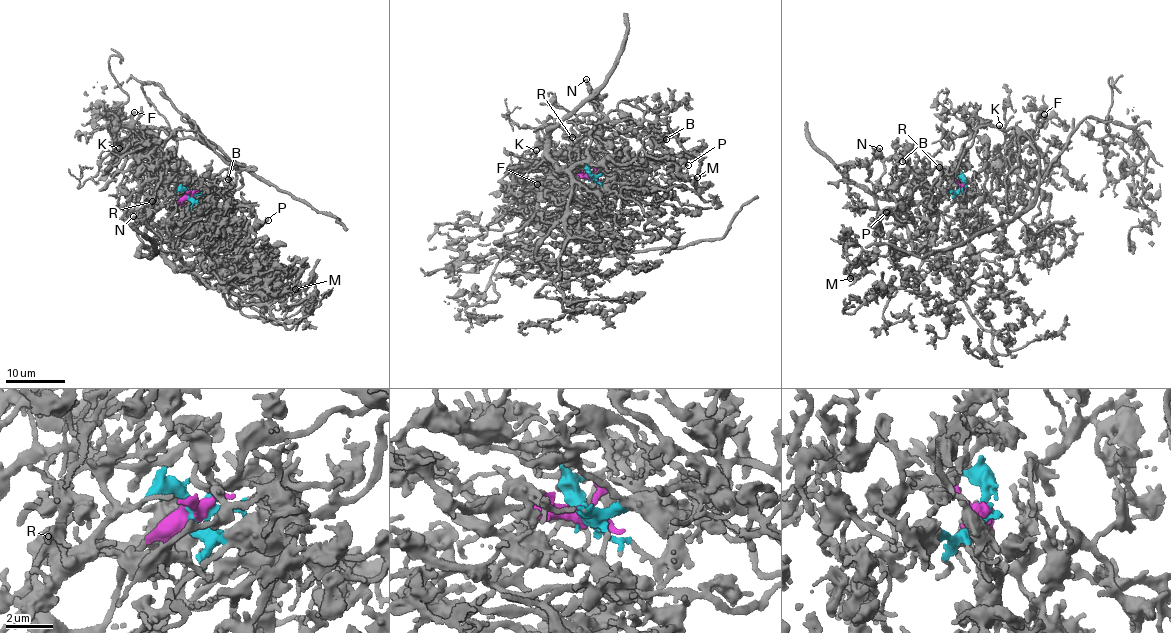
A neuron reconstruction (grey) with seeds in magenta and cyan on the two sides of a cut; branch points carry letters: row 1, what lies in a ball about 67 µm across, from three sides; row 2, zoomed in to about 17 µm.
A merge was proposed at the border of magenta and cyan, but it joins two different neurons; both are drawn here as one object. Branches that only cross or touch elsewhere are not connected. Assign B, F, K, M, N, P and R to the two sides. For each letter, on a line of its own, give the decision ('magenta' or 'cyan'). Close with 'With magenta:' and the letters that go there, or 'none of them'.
B: cyan
F: cyan
K: cyan
M: magenta
N: magenta
P: magenta
R: cyan
With magenta: M, N, P

